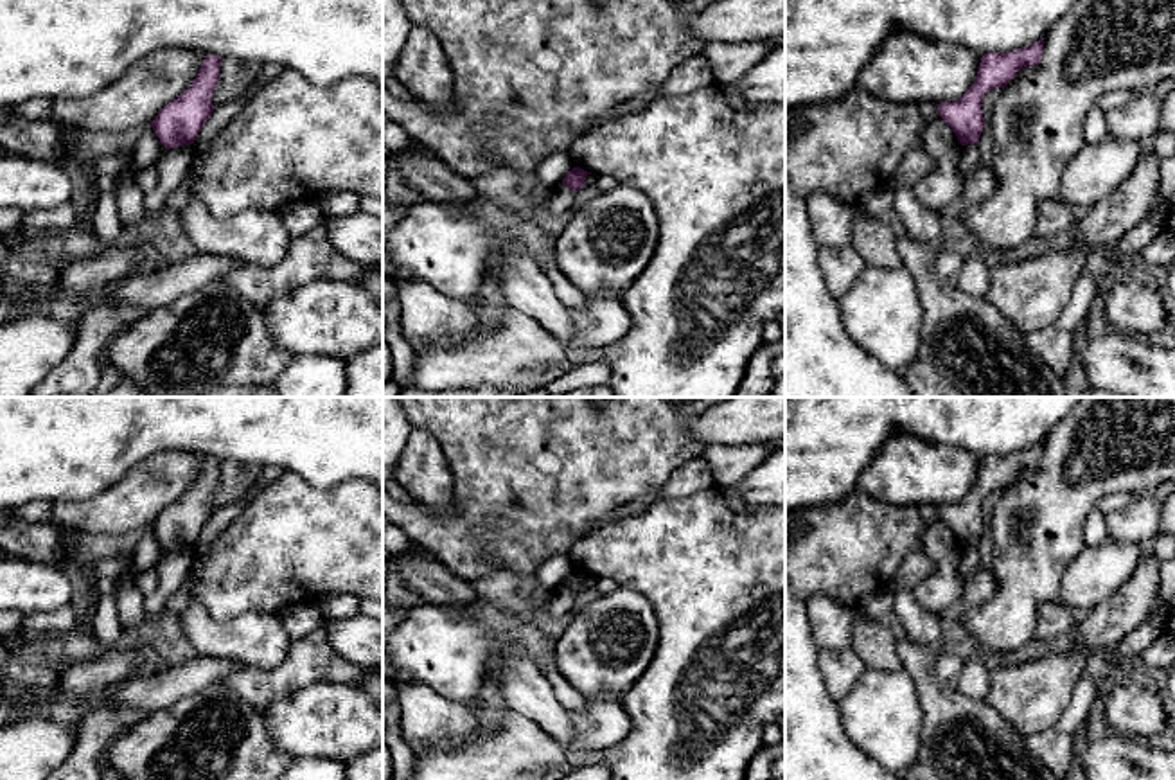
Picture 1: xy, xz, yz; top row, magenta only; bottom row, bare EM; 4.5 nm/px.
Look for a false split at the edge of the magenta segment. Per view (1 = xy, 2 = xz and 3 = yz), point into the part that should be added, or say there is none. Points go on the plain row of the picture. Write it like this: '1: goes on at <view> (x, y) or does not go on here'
1: does not go on here
2: does not go on here
3: does not go on here

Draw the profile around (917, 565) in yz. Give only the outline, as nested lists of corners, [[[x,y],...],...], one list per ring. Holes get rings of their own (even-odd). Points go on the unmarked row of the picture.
[[[914,550],[902,561],[891,589],[914,589],[927,575],[932,573],[932,561],[923,550]]]

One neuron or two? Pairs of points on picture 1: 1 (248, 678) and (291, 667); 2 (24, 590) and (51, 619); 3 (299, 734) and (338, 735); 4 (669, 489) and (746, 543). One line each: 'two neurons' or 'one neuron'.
1: one neuron
2: two neurons
3: one neuron
4: two neurons

